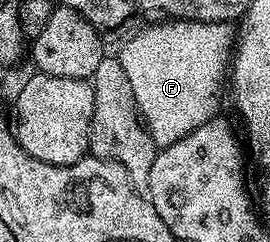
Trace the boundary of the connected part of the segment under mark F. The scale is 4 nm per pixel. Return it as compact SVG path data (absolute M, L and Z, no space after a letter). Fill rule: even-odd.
M167 20L160 24L152 24L143 27L143 32L138 32L120 51L120 59L124 66L124 74L128 74L128 82L132 86L132 94L136 98L136 106L138 114L143 124L146 126L146 131L150 133L155 145L159 149L172 146L172 142L180 142L180 138L184 138L188 134L192 134L192 130L196 130L200 126L204 126L210 120L215 119L218 108L218 87L223 87L224 75L228 70L228 59L232 54L232 28L229 23L223 22L213 24L212 22L200 22L199 20Z

